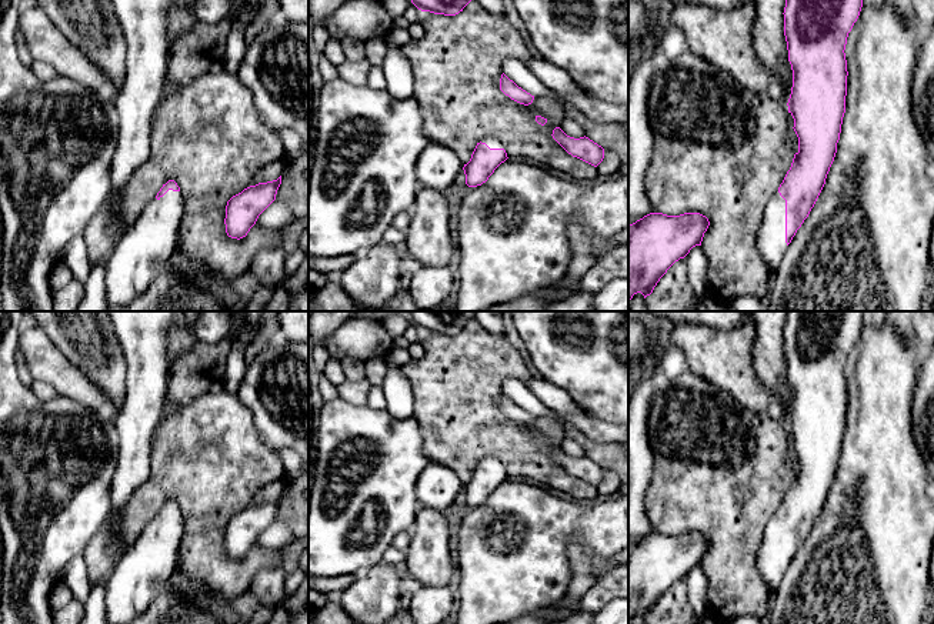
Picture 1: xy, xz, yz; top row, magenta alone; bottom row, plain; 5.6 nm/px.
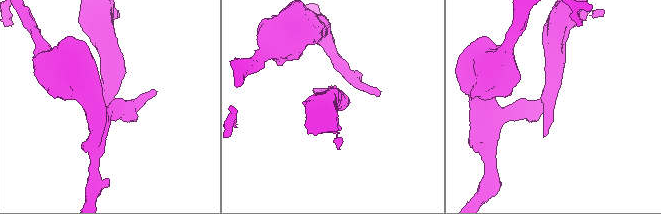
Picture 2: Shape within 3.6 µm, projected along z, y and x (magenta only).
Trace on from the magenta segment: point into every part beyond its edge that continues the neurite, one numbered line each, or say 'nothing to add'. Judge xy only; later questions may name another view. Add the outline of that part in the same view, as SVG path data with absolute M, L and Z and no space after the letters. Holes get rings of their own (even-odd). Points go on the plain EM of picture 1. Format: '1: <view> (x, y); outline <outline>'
1: xy (152, 559); outline M173 510L143 528L106 581L107 624L130 624L147 610L156 587L177 570L183 533L183 514Z

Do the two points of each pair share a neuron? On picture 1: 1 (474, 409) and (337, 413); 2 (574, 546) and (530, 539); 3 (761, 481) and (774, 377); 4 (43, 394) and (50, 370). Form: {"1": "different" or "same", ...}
{"1": "different", "2": "different", "3": "different", "4": "different"}

